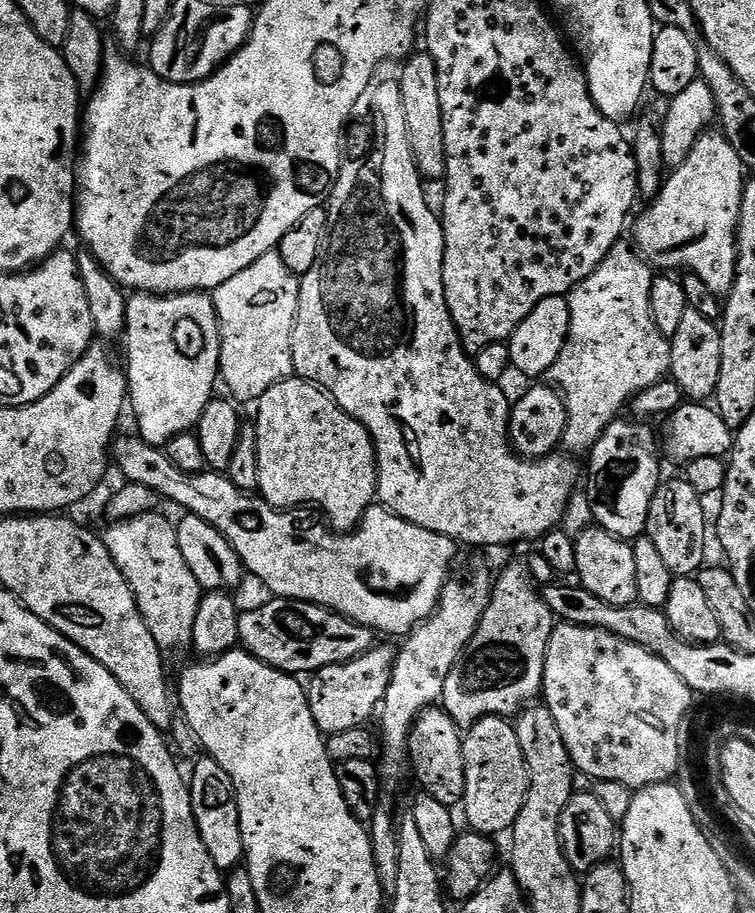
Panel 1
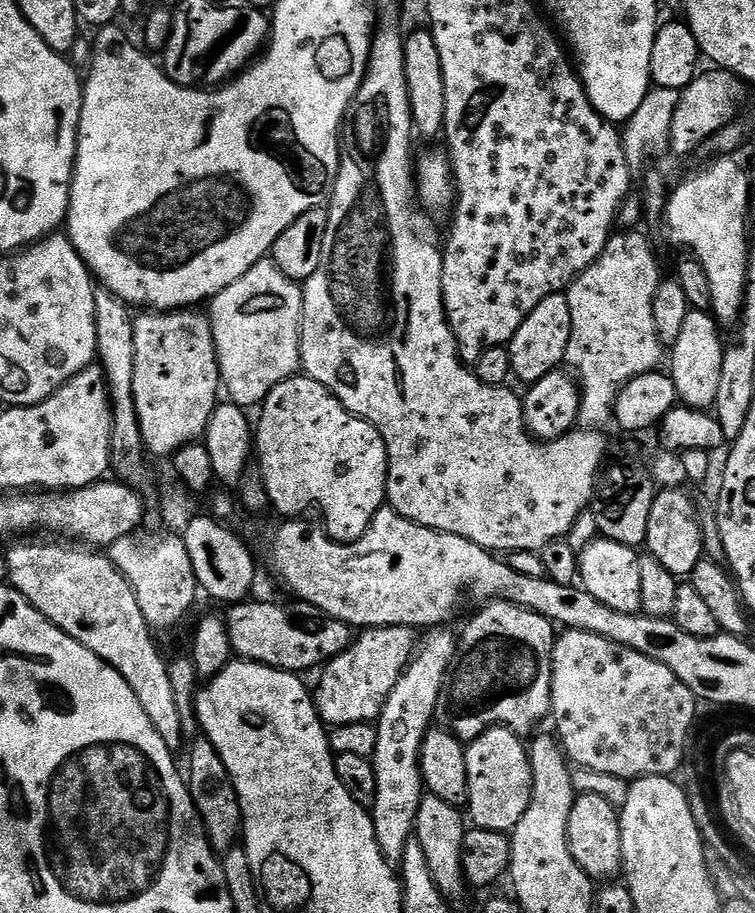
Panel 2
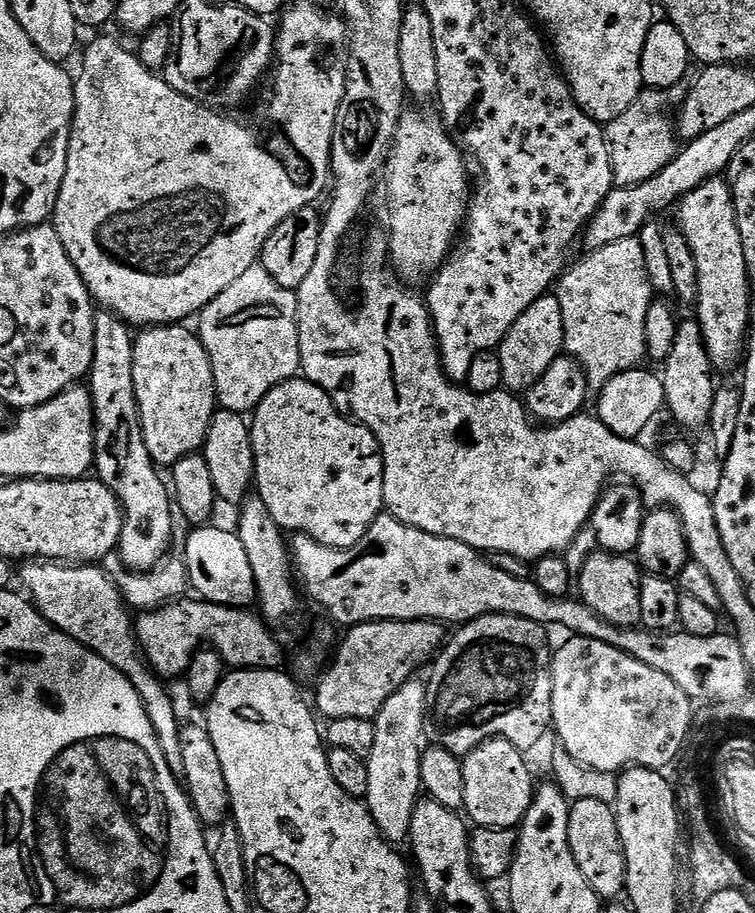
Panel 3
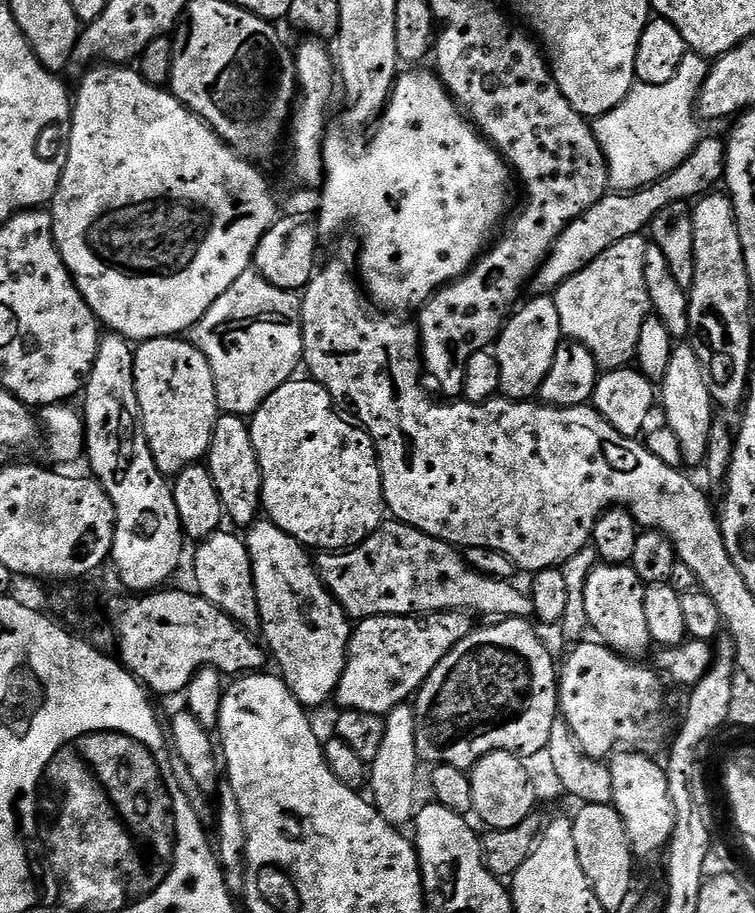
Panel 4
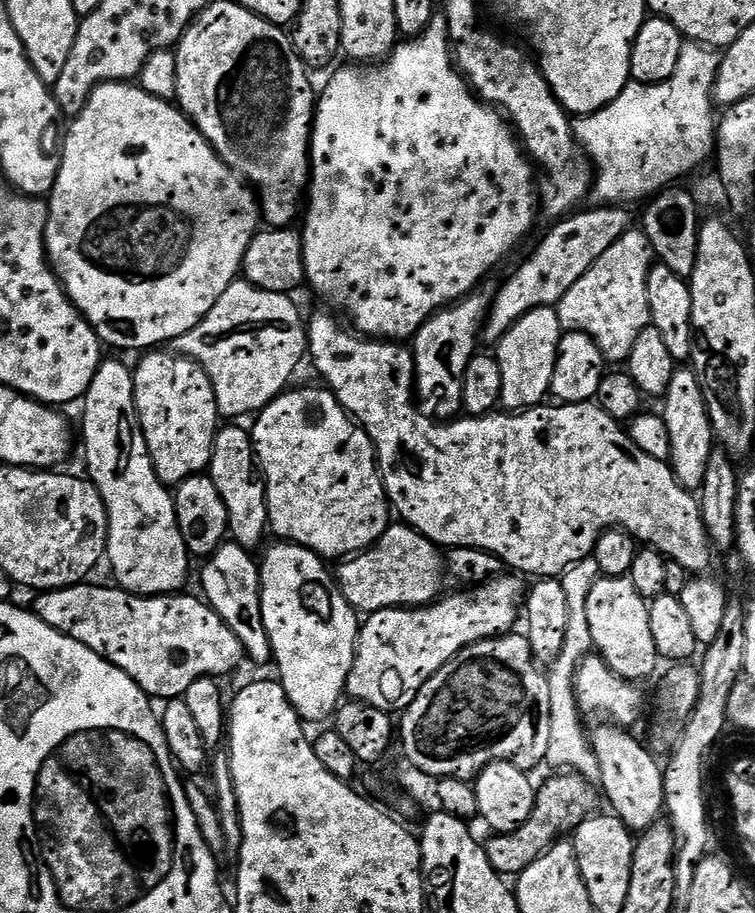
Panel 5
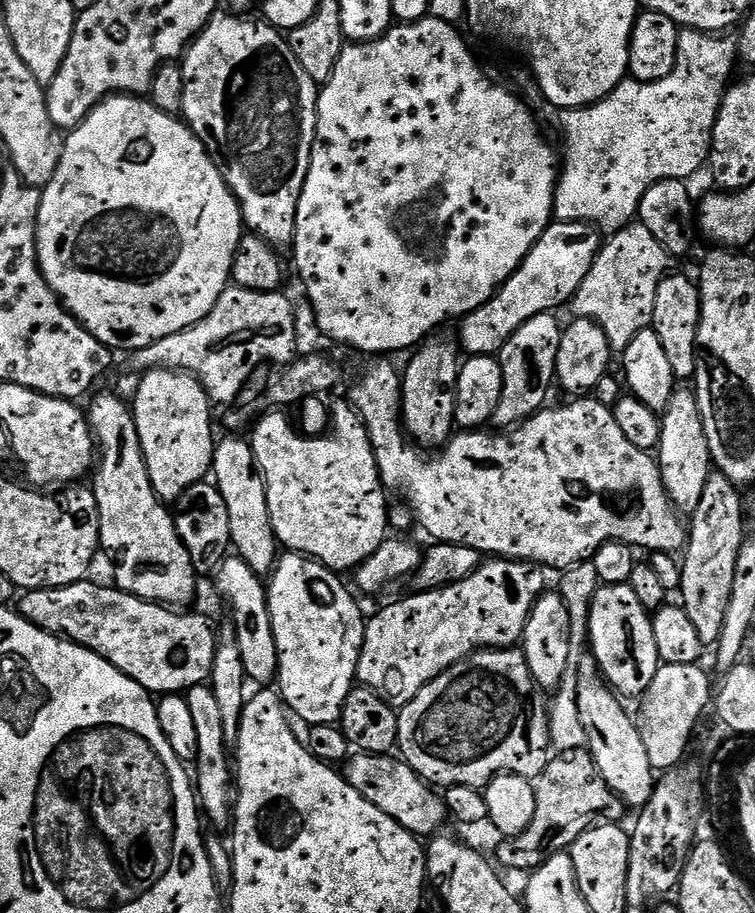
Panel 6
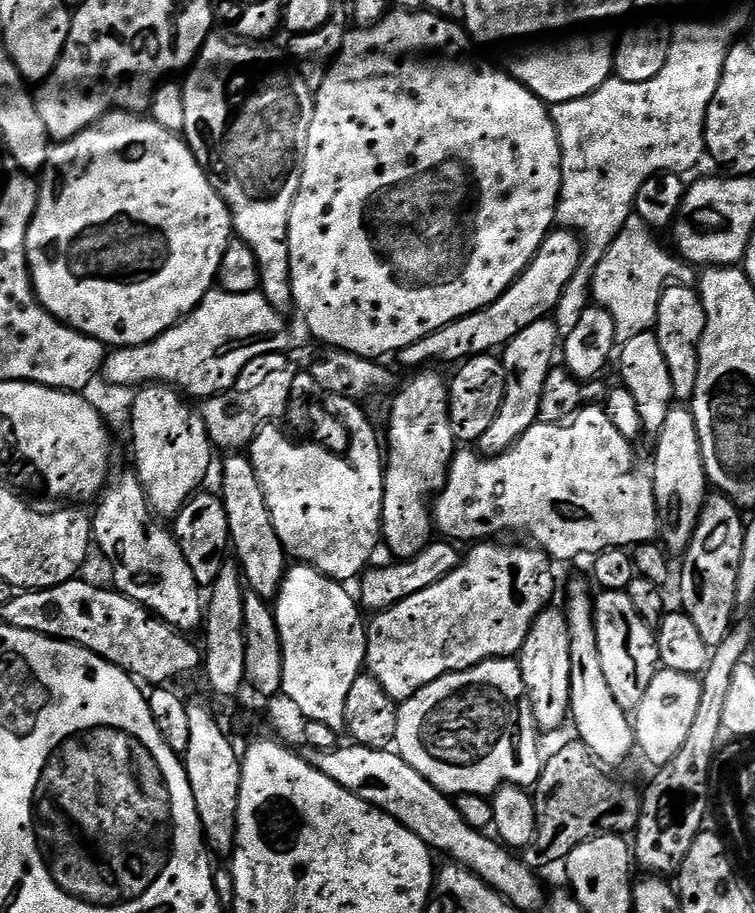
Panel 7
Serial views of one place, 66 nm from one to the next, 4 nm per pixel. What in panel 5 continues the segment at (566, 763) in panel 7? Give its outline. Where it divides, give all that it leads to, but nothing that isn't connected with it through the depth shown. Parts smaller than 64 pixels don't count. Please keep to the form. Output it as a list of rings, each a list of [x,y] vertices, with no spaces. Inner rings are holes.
[[[552,774],[556,776],[552,776],[549,778],[548,781],[545,782],[543,785],[542,783],[536,789],[536,801],[534,802],[534,810],[530,814],[530,818],[526,818],[526,822],[522,827],[517,830],[516,832],[505,832],[503,834],[492,834],[489,835],[489,840],[486,840],[486,851],[488,853],[488,857],[490,858],[490,866],[494,866],[494,870],[500,873],[501,876],[505,878],[516,878],[519,877],[521,872],[526,870],[526,866],[530,866],[534,862],[538,862],[538,858],[543,856],[544,853],[549,852],[552,849],[553,844],[557,843],[561,838],[567,837],[564,836],[567,834],[575,833],[576,827],[583,822],[583,820],[588,820],[591,816],[597,815],[598,809],[596,808],[599,804],[602,804],[602,796],[601,793],[598,791],[597,785],[591,784],[589,780],[585,780],[583,776],[579,774]]]

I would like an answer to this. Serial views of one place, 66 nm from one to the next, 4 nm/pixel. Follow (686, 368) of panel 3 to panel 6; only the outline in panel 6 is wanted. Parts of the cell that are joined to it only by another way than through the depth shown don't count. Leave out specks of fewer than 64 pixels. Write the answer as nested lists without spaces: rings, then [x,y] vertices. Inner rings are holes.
[[[688,386],[677,387],[672,393],[670,402],[664,408],[662,419],[662,438],[658,449],[658,463],[662,482],[666,486],[666,494],[672,500],[672,505],[681,514],[690,514],[698,510],[698,502],[702,502],[702,490],[706,490],[706,478],[714,470],[710,446],[706,442],[706,430],[702,426],[702,414],[698,410],[695,391]]]

